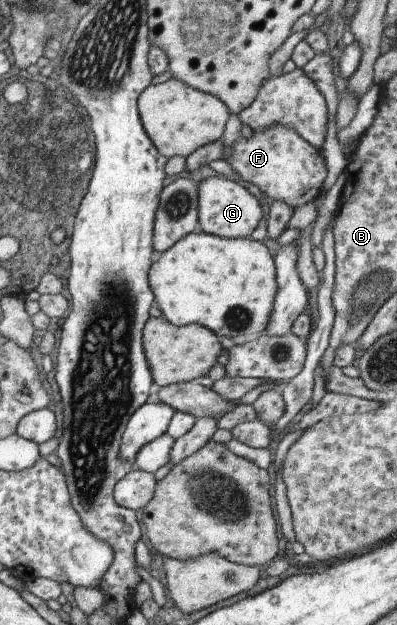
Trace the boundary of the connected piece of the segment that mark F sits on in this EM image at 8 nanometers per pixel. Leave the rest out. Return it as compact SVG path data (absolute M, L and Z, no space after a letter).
M281 124L271 126L265 132L251 130L248 138L239 136L224 160L242 181L256 186L269 199L279 200L292 209L313 202L325 180L325 163L320 150Z

